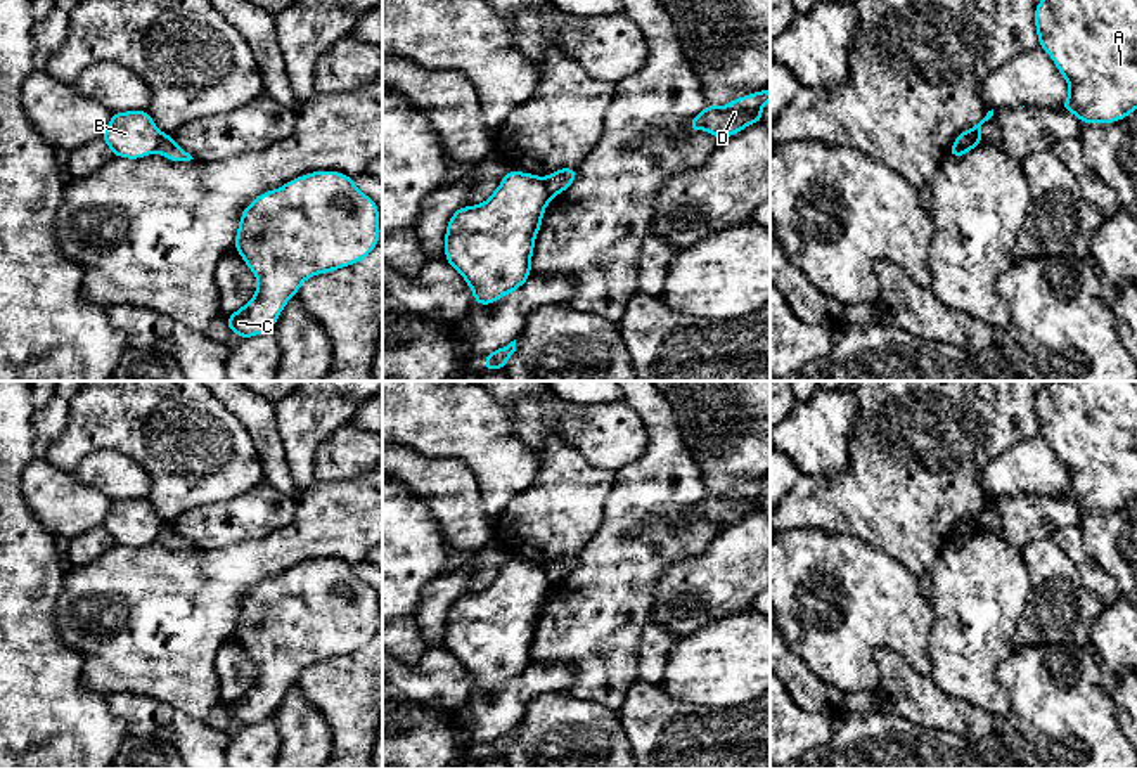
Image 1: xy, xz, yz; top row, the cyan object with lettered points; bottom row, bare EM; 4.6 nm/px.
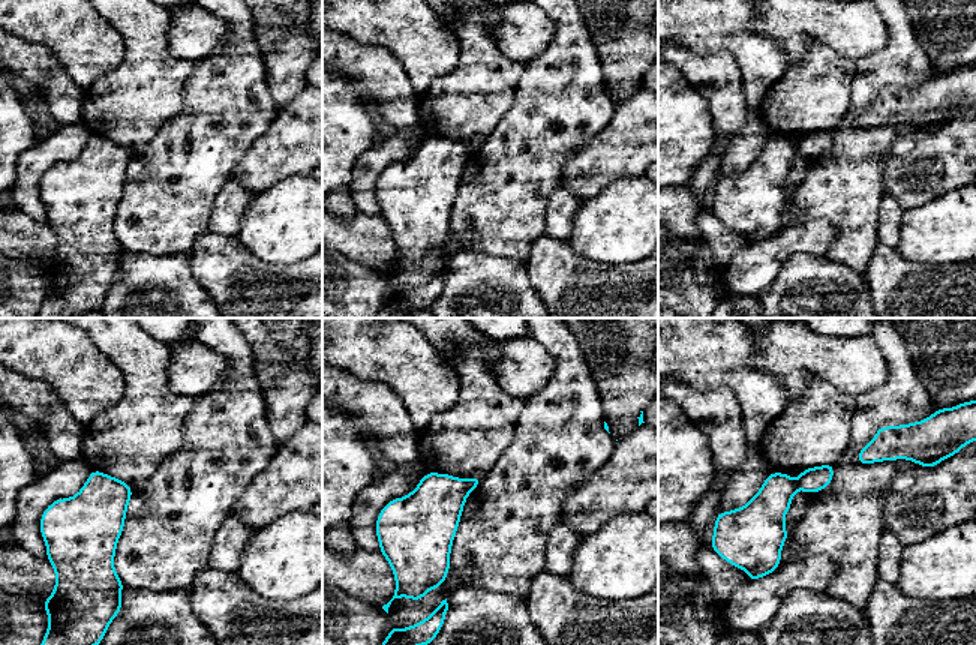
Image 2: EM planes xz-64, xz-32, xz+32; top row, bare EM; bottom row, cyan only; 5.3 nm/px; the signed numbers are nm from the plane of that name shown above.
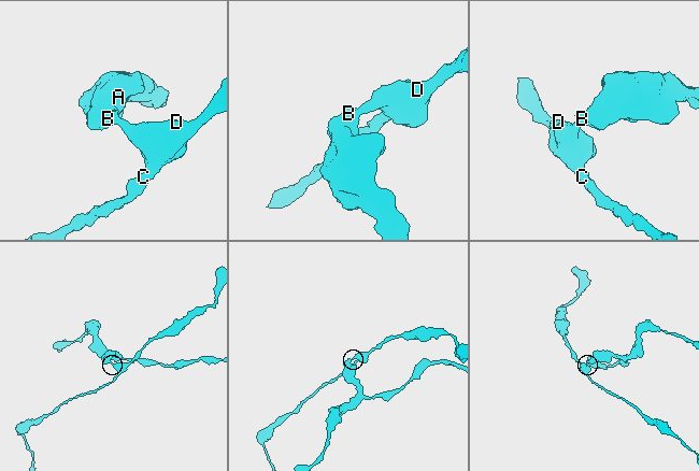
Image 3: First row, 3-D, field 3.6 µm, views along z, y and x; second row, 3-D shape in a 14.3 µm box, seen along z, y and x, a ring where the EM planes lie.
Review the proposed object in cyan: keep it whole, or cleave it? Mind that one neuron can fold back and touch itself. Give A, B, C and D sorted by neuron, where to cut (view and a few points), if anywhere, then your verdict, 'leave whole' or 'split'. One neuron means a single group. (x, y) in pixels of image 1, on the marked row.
A B / C D; cut in xz along (542, 179), (551, 198); split

